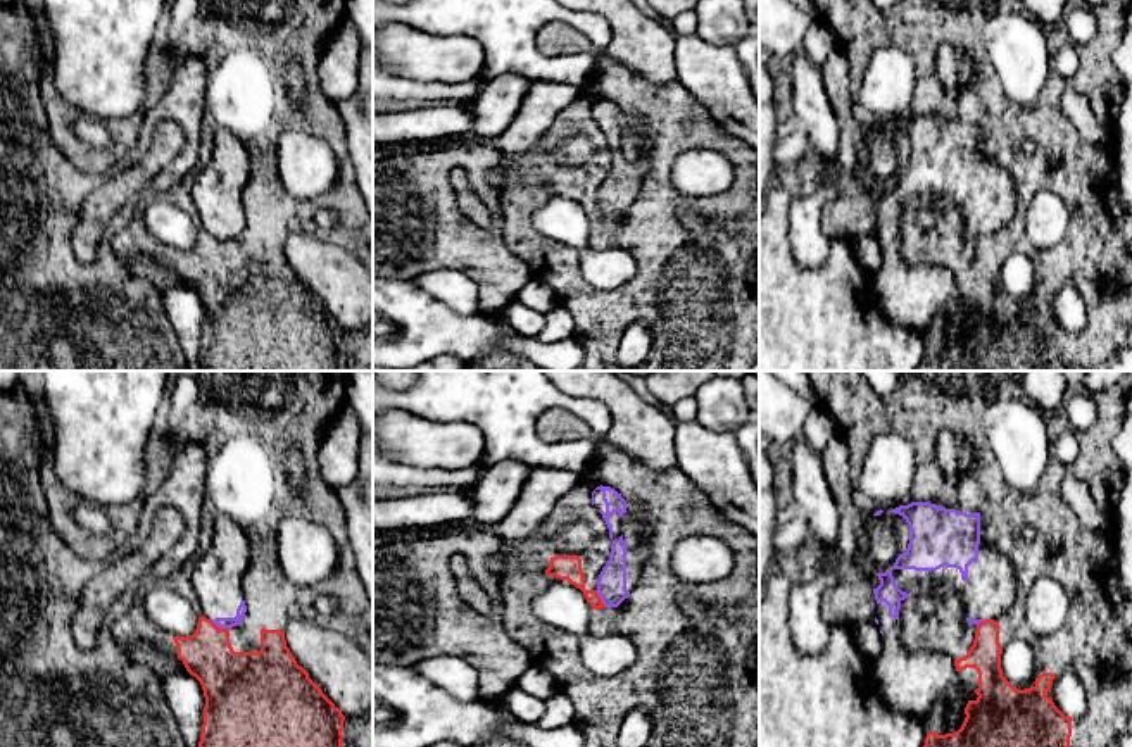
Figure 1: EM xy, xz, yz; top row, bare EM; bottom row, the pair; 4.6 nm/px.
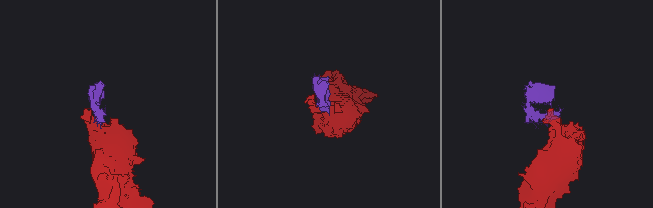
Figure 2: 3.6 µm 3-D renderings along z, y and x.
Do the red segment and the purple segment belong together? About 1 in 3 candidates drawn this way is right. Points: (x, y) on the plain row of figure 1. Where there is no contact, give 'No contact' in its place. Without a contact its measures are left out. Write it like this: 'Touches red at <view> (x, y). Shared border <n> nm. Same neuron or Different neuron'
Touches red at xy (220, 242). Shared border 100 nm. Different neuron

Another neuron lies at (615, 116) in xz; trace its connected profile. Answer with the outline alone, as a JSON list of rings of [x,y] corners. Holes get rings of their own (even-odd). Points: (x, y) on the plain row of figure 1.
[[[611,100],[592,105],[592,119],[602,128],[613,154],[609,174],[597,193],[597,207],[606,221],[616,223],[635,202],[640,188],[651,181],[649,159],[630,160],[621,148],[626,114]]]

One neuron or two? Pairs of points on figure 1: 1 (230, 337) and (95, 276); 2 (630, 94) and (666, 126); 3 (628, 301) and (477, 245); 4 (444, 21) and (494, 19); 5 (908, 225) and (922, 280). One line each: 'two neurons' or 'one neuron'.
1: two neurons
2: one neuron
3: two neurons
4: one neuron
5: two neurons

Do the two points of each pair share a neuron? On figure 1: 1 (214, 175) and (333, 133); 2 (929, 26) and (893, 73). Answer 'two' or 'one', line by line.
1: two
2: two

